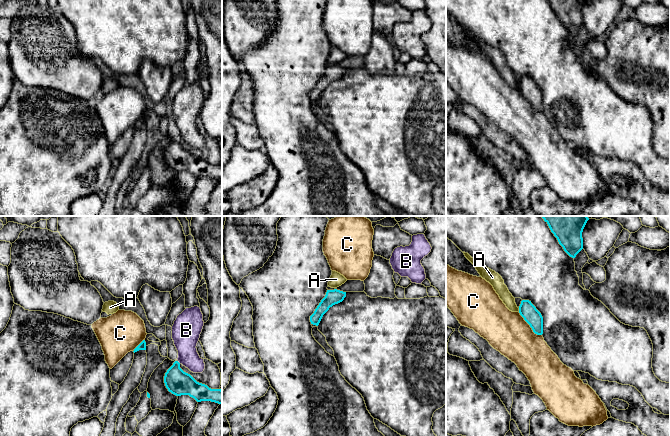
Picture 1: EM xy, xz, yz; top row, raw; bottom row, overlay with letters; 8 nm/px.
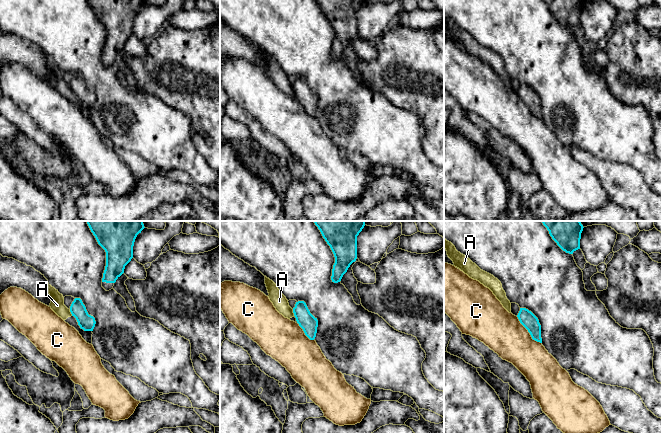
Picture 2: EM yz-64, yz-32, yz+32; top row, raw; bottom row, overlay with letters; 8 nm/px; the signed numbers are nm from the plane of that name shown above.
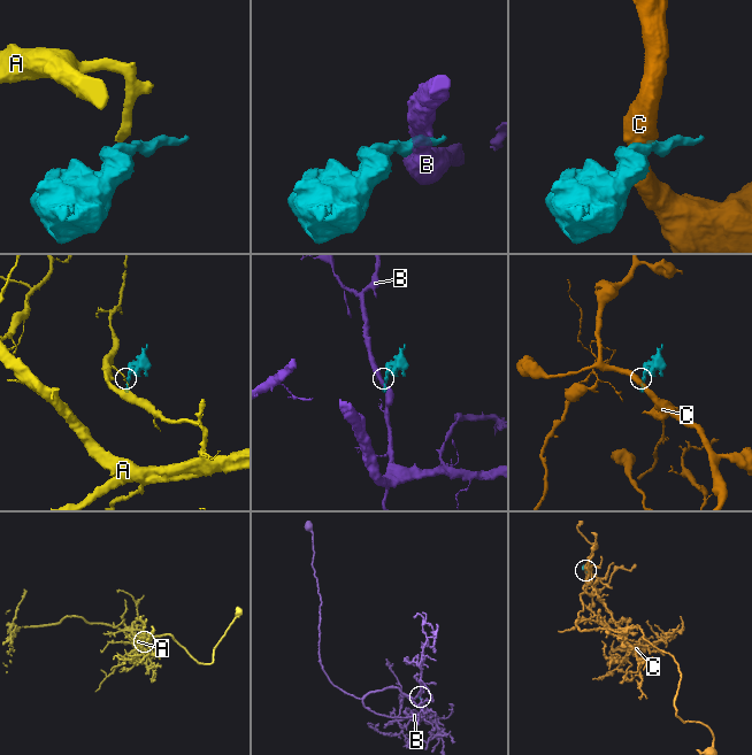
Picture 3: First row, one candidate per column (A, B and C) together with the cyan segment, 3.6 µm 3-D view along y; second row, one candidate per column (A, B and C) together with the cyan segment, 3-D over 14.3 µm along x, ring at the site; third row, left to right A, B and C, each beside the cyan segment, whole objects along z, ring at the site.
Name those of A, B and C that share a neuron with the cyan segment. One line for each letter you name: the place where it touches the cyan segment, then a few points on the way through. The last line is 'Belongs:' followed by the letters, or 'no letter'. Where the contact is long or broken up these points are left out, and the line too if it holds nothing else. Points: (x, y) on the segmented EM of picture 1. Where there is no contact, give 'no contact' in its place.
Belongs: no letter

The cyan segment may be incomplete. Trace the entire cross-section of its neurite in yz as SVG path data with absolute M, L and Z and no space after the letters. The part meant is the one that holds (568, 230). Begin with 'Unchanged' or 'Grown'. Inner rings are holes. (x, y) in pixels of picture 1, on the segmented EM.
Unchanged. M542 216L564 251L572 258L583 249L583 229L587 216Z

